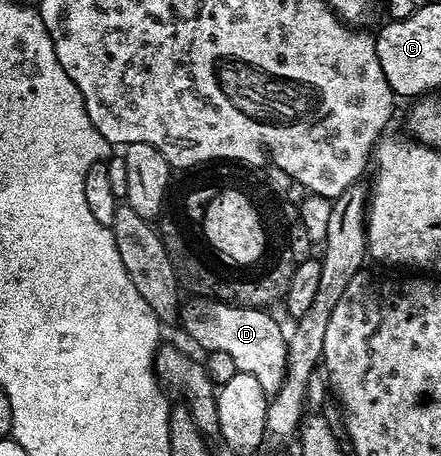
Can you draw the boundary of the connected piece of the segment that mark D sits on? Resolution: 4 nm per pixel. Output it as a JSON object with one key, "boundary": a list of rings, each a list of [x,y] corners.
{"boundary":[[[192,296],[191,302],[181,309],[181,326],[203,348],[203,351],[225,351],[237,363],[240,373],[254,373],[261,387],[269,395],[279,391],[287,370],[288,334],[262,309],[246,309],[236,305],[226,305],[210,297]]]}

